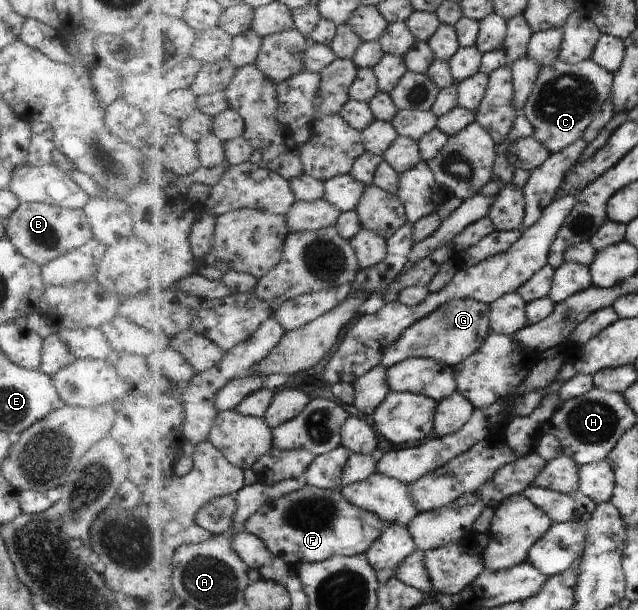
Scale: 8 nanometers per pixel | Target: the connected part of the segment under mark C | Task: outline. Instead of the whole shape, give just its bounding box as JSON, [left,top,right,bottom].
[522,59,616,154]

